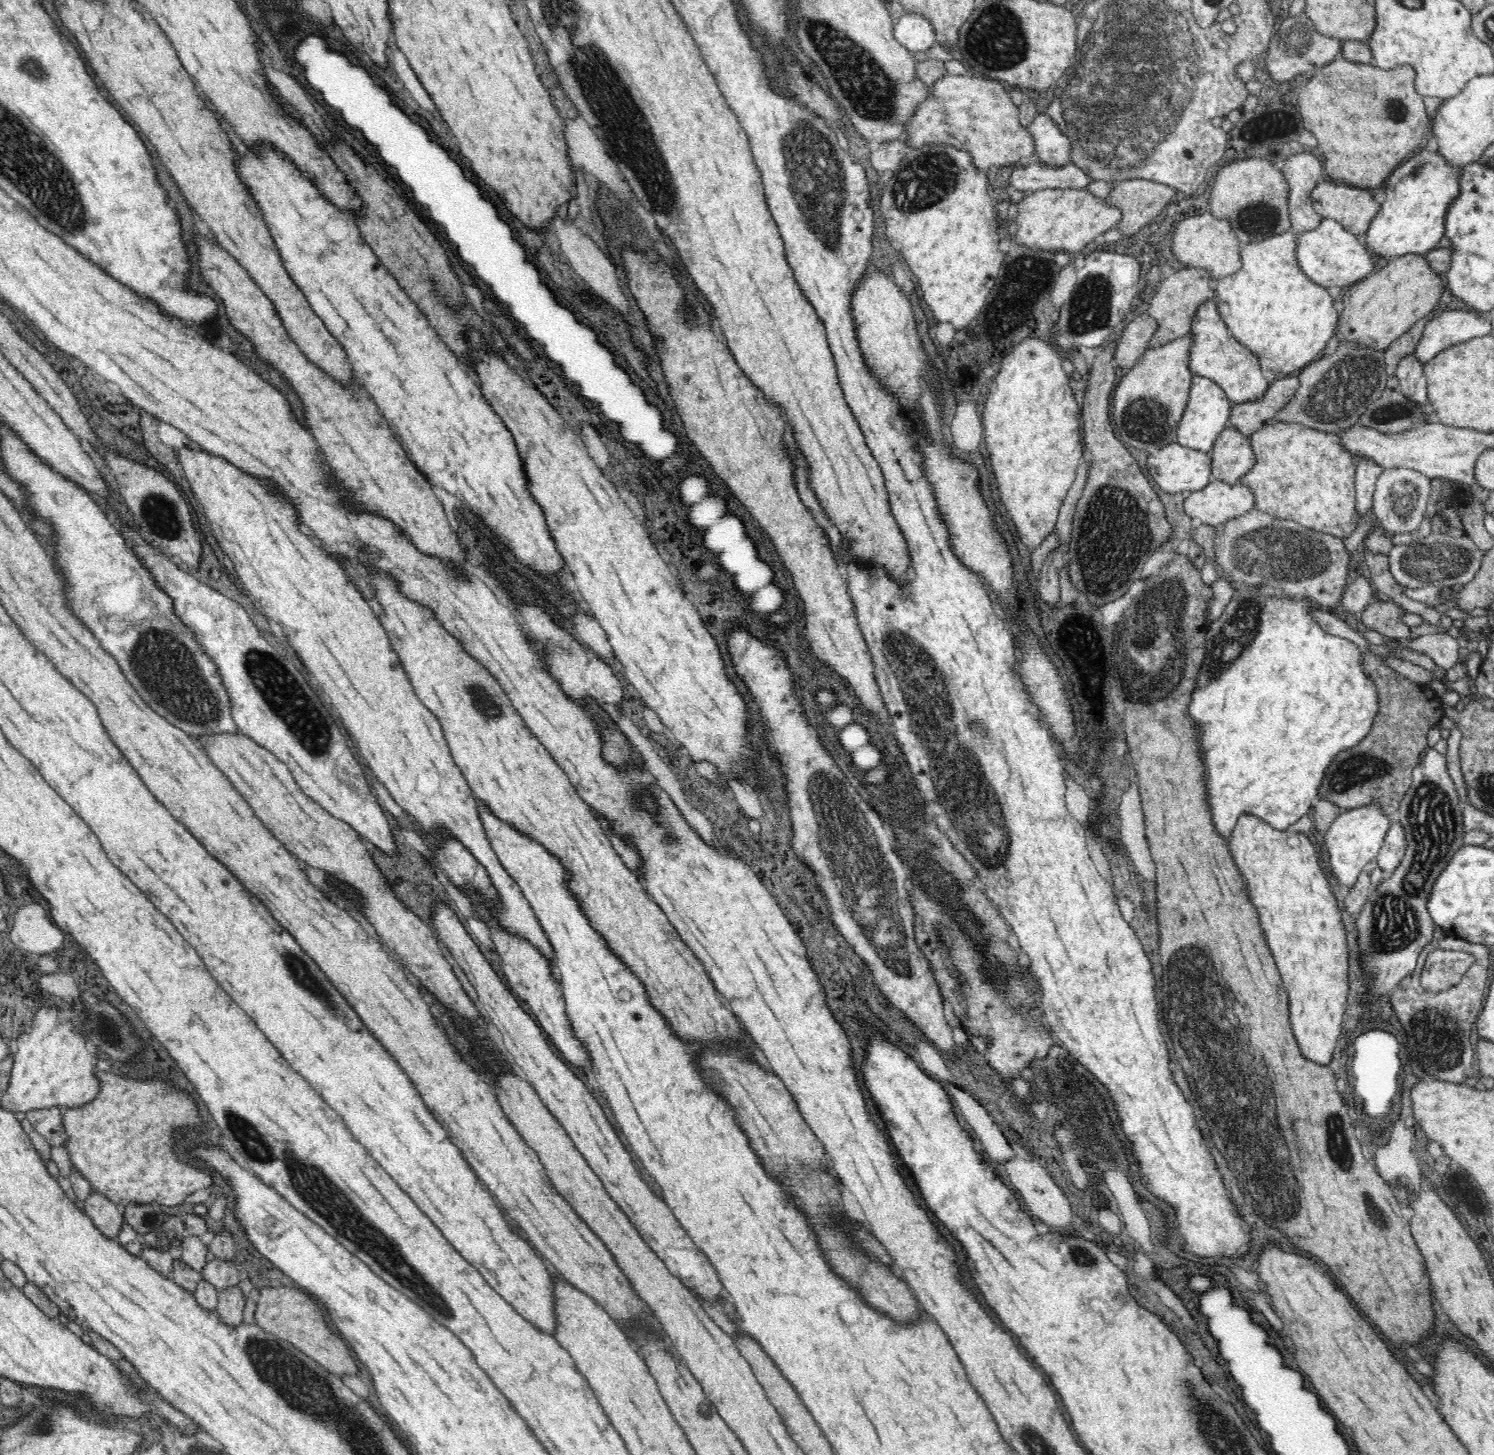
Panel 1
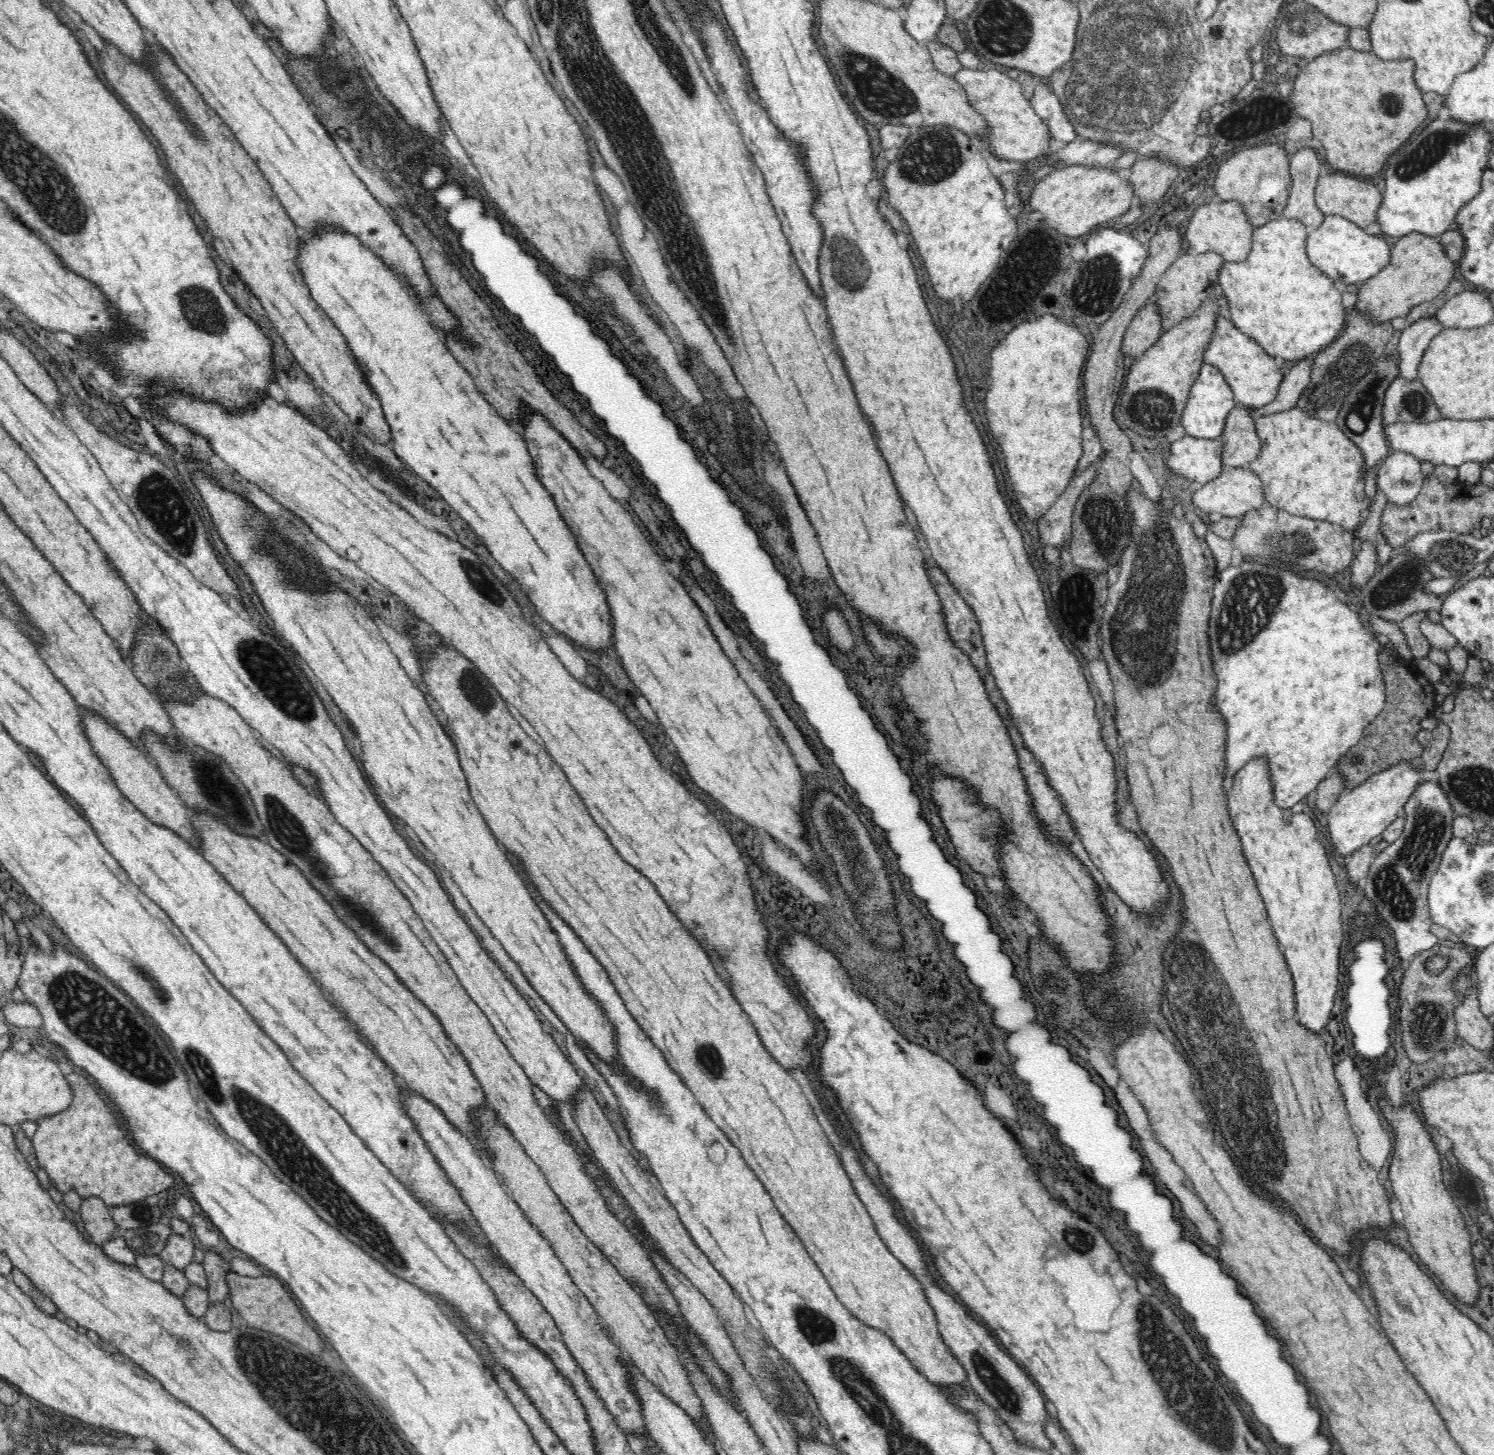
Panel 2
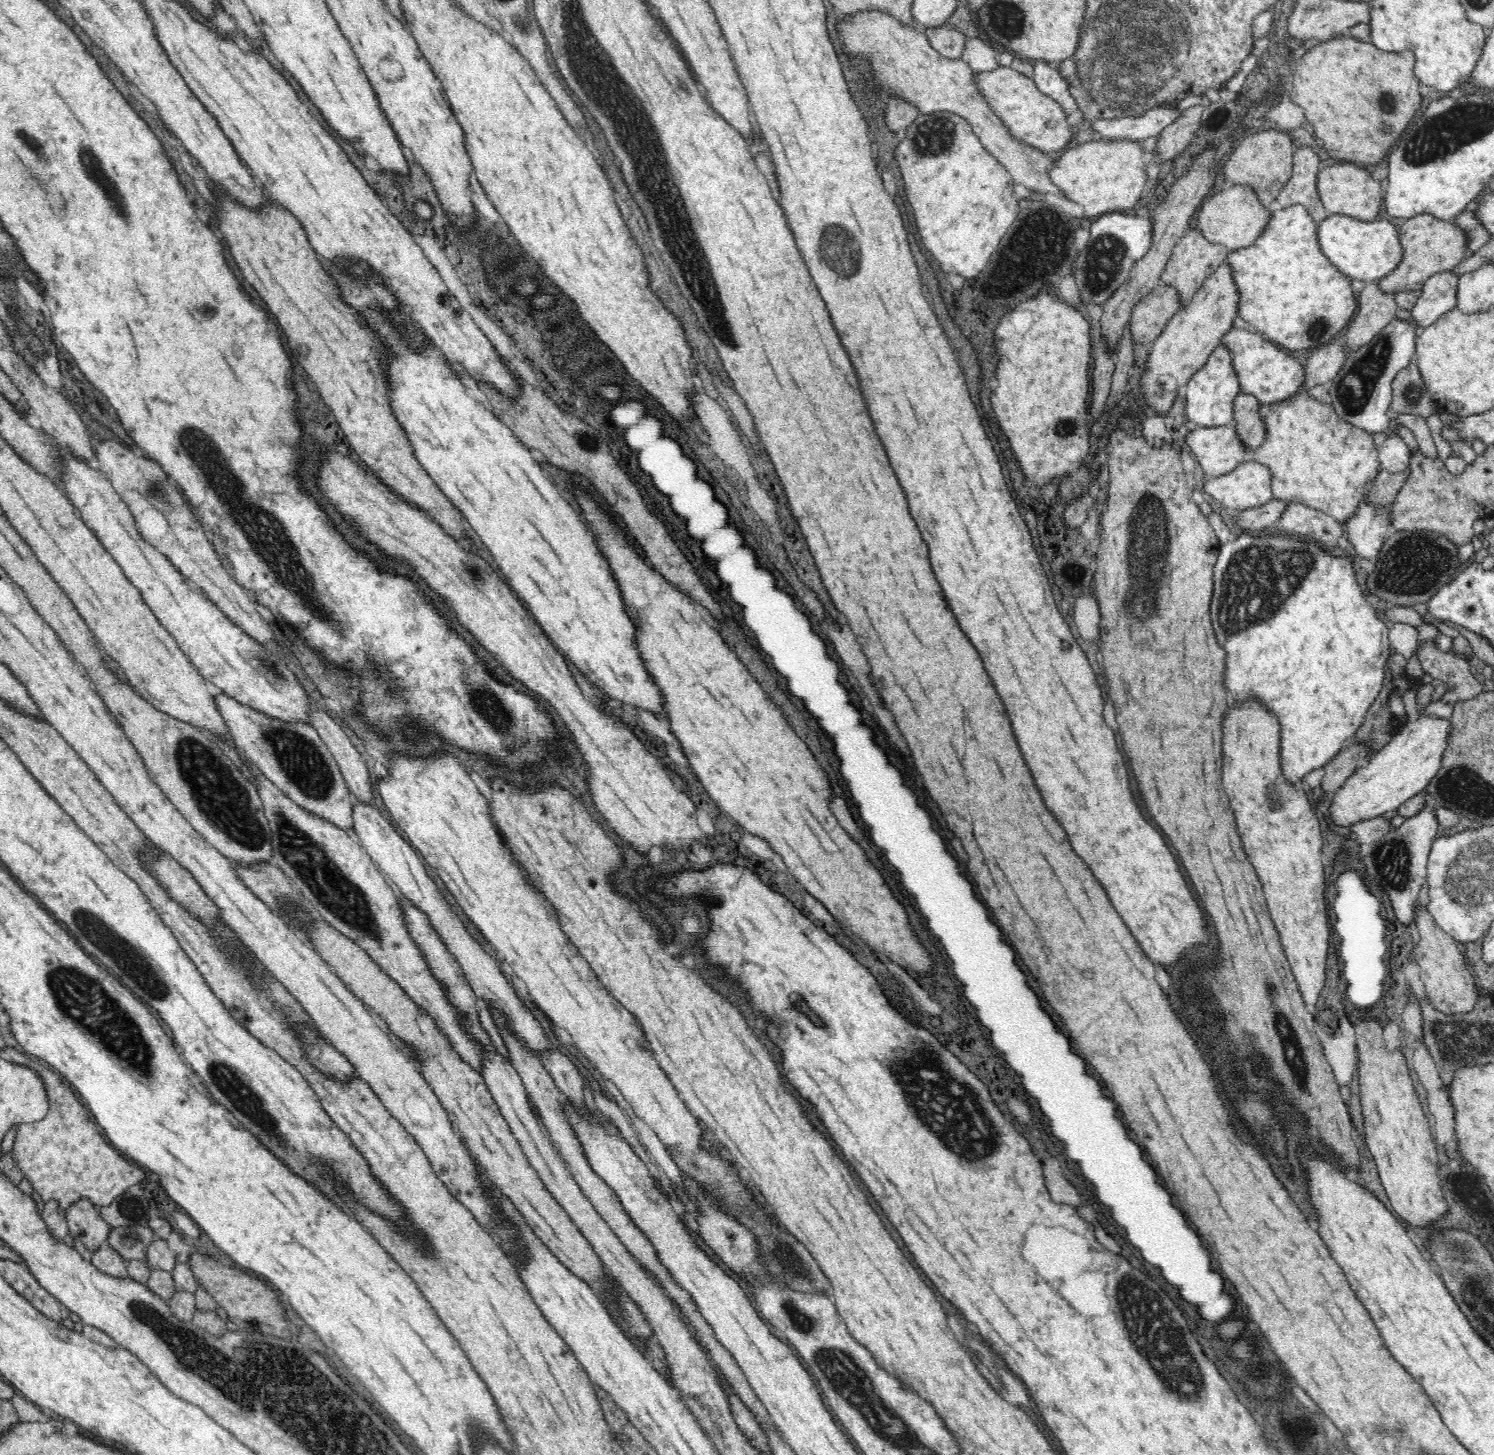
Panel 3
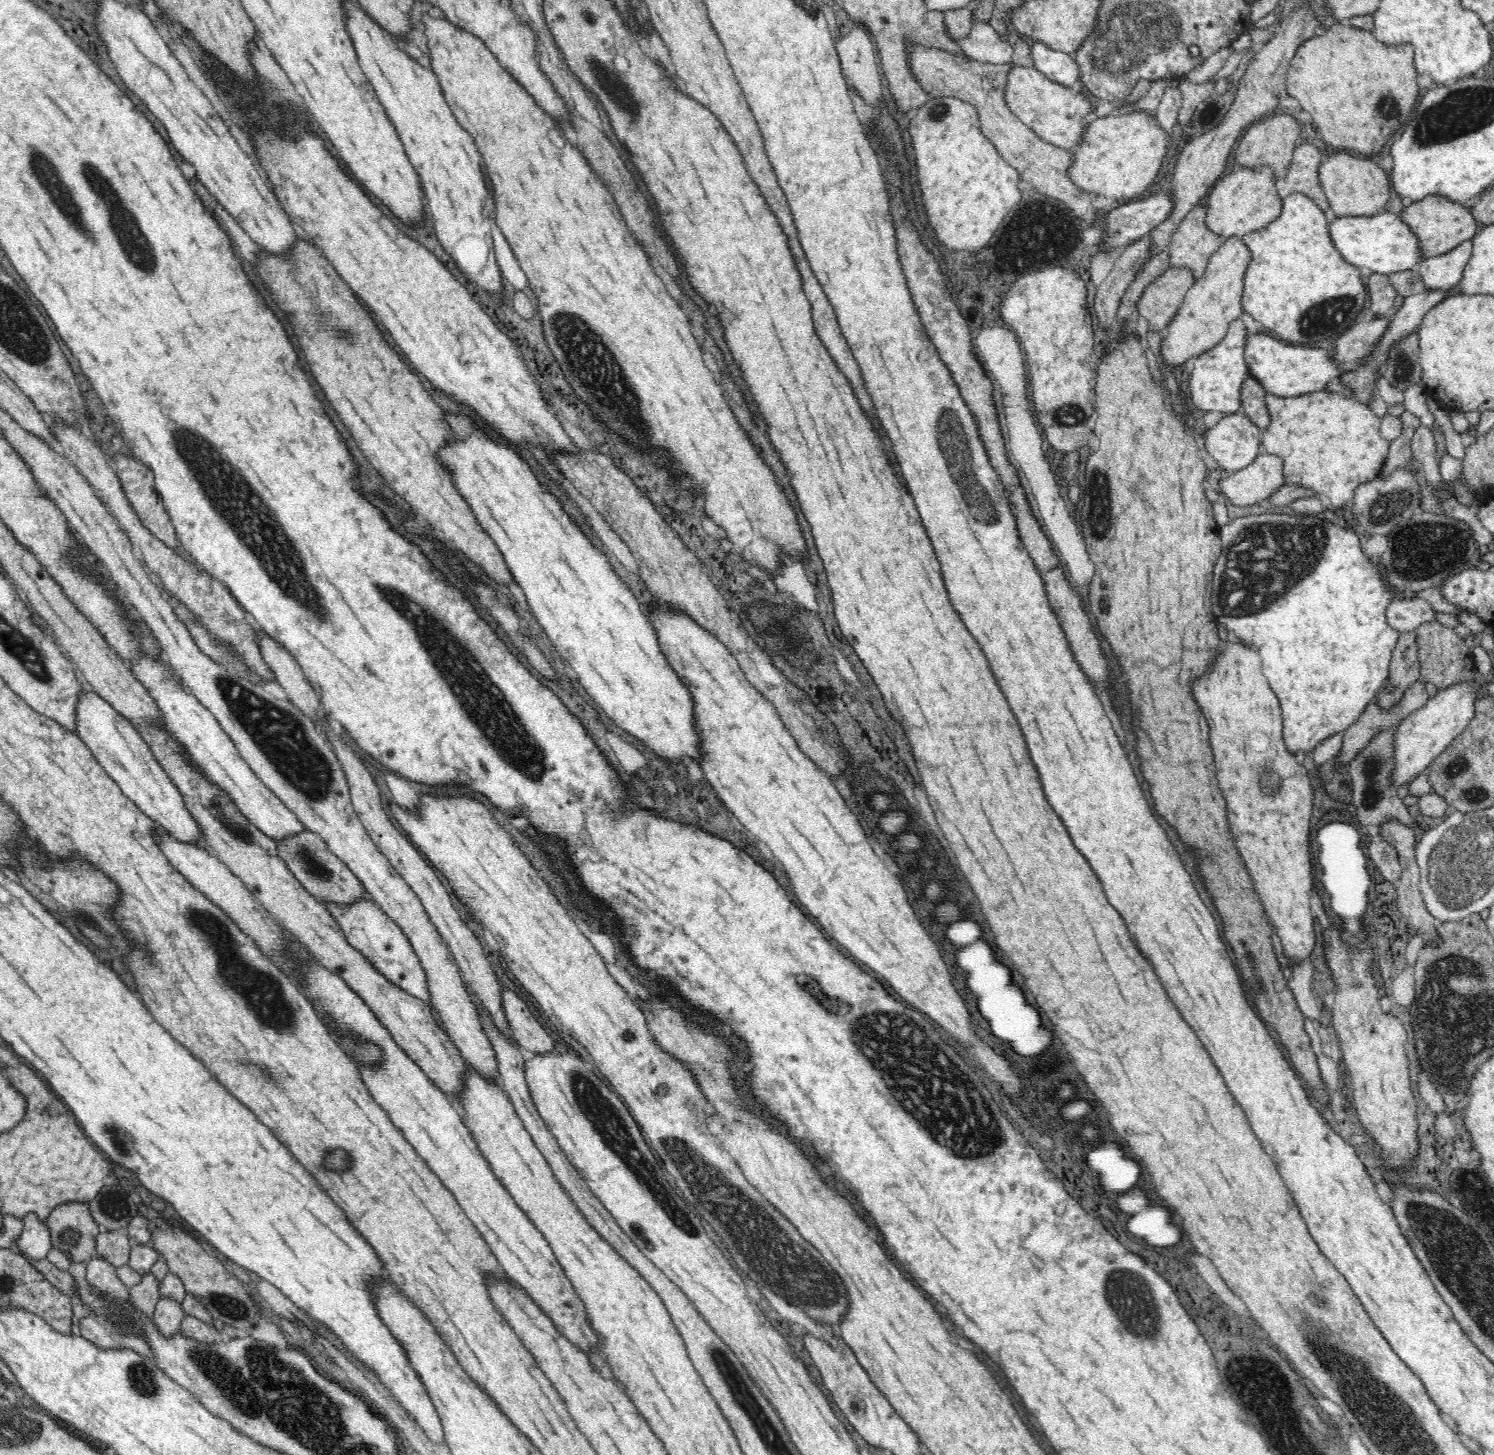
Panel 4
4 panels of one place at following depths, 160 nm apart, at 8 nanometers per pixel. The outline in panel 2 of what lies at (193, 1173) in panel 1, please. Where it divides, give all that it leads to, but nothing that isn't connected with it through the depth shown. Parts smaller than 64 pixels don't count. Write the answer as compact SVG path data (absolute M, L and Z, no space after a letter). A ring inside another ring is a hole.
M72 1069L64 1076L66 1085L70 1087L73 1098L70 1106L59 1114L42 1117L37 1122L37 1130L34 1131L33 1138L30 1140L33 1156L40 1168L44 1168L50 1178L56 1182L58 1190L63 1194L70 1188L76 1188L77 1196L85 1199L86 1197L98 1197L109 1208L123 1205L134 1205L147 1196L152 1196L164 1190L170 1190L174 1186L172 1174L162 1170L162 1166L156 1166L152 1158L144 1157L144 1154L133 1149L132 1142L126 1141L126 1133L121 1132L120 1125L116 1122L116 1117L112 1116L109 1107L105 1102L98 1098L97 1090L89 1085L88 1078L85 1078L80 1071Z

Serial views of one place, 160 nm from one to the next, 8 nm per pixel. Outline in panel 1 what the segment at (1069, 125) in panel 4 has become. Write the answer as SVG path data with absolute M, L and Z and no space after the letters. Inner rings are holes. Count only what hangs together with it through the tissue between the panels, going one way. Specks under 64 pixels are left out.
M944 75L932 86L934 98L926 100L917 111L915 118L907 125L904 138L909 148L922 144L953 144L956 148L968 150L976 167L990 168L992 165L1018 164L1020 158L1032 156L1036 152L1035 136L1020 125L1019 108L1012 103L1008 87L998 79L974 75Z

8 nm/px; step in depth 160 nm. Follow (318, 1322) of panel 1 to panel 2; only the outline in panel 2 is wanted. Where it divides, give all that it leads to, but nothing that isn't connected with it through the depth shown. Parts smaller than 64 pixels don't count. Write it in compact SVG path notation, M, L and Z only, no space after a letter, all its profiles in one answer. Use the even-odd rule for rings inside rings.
M229 1269L226 1272L226 1283L228 1283L233 1306L238 1310L244 1324L300 1344L312 1354L320 1355L325 1350L324 1342L316 1334L316 1330L310 1326L310 1322L304 1319L300 1308L296 1306L296 1301L277 1278L268 1276L250 1278L234 1274Z

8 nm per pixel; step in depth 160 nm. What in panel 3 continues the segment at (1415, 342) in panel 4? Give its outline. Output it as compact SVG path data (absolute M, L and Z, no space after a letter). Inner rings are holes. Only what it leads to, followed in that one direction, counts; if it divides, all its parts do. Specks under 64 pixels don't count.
M1414 357L1410 364L1400 370L1392 381L1391 416L1396 414L1413 414L1427 419L1428 416L1444 415L1438 405L1434 405L1430 391L1426 388Z

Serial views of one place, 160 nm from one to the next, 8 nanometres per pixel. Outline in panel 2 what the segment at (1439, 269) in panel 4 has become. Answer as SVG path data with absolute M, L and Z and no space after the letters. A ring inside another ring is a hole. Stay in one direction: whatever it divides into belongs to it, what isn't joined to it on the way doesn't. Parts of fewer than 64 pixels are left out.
M1436 314L1433 317L1422 315L1404 328L1397 344L1397 365L1402 378L1408 382L1418 378L1421 356L1433 336L1442 329L1442 319L1438 319Z

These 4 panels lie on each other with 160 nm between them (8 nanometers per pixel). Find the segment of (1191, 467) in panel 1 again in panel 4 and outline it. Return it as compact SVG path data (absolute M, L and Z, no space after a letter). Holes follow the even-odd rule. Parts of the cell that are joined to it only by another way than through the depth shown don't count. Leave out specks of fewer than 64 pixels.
M1238 413L1225 415L1204 434L1204 448L1226 473L1252 464L1262 452L1261 442L1262 430Z

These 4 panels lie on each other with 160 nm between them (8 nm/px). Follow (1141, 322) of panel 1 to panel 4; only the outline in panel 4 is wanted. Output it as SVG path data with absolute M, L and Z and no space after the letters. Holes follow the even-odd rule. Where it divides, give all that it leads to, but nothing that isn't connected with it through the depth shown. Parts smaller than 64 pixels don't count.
M1169 266L1144 289L1136 305L1140 316L1148 322L1148 330L1164 332L1195 282L1191 267Z

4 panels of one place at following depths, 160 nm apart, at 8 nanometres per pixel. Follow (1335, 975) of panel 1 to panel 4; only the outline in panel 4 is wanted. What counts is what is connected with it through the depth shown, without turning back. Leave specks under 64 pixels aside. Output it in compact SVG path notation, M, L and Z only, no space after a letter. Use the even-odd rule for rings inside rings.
M1244 640L1232 642L1226 652L1220 652L1212 674L1200 678L1200 682L1194 686L1190 682L1188 688L1208 722L1216 780L1226 802L1225 816L1232 841L1244 859L1265 912L1276 928L1283 955L1295 964L1302 964L1310 958L1316 946L1316 925L1312 920L1315 900L1308 893L1308 890L1312 890L1312 858L1308 842L1314 796L1306 769L1296 761L1295 755L1291 754L1284 742L1280 704L1261 666L1260 654L1254 643Z

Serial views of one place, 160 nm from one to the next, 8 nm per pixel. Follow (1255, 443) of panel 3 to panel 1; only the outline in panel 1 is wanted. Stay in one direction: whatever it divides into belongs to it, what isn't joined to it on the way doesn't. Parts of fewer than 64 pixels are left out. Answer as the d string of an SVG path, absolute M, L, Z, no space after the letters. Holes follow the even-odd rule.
M1231 425L1220 433L1210 453L1213 480L1223 479L1224 482L1237 482L1256 462L1251 439L1238 427Z

